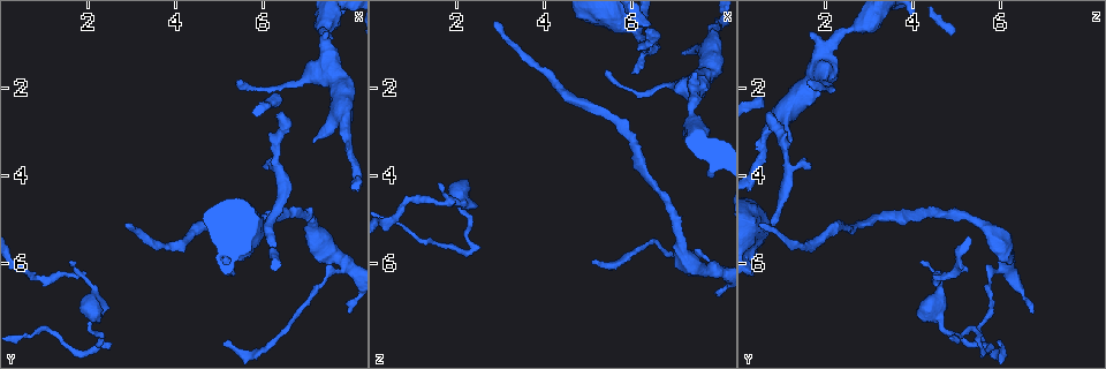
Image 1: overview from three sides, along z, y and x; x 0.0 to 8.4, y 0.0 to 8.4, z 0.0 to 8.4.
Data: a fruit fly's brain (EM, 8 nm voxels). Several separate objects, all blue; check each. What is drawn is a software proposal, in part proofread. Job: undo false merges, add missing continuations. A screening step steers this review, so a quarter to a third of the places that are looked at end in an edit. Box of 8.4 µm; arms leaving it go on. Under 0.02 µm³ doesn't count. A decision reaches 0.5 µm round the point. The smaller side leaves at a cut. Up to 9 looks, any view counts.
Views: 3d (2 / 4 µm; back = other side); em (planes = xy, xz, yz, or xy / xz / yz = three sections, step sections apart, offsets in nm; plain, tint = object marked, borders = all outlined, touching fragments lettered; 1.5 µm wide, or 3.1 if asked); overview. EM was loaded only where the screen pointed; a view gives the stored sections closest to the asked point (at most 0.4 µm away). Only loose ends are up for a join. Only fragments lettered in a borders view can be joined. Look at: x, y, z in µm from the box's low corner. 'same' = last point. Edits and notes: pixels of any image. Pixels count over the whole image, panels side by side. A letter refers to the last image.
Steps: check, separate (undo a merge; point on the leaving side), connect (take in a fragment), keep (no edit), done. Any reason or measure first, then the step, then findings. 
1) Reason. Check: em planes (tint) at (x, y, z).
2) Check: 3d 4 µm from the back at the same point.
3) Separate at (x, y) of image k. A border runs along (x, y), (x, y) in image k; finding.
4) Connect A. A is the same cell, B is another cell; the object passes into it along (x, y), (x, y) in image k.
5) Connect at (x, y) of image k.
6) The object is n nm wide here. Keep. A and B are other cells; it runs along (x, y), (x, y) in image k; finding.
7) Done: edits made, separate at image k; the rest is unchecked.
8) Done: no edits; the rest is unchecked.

Thick end. Check: 3d 4 µm at (7.45, 0.80, 1.60).

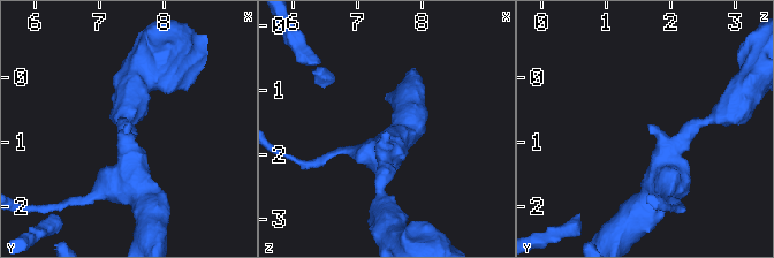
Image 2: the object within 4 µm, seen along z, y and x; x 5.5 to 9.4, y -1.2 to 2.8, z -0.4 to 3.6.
Need the tissue. Check: em planes (borders) at (7.45, 0.75, 1.65).

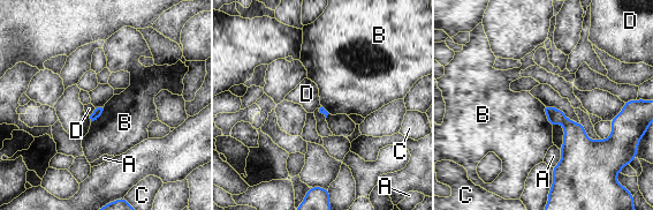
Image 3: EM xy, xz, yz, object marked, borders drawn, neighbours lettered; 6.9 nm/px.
Keep. A, B, C and D are other cells; a border runs along (543, 105), (543, 111), (552, 127) in image 3; no lettered fragment goes on from it.

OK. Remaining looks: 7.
Sudden change in width. Check: 3d 4 µm at (6.10, 5.20, 0.75).

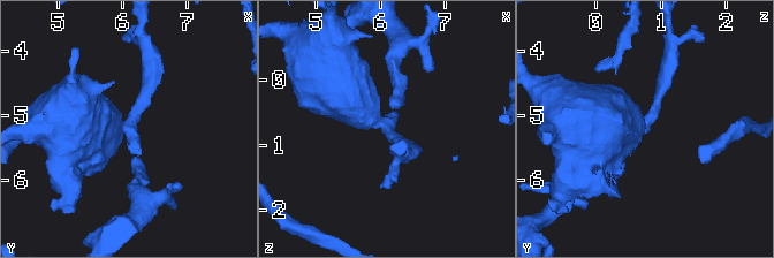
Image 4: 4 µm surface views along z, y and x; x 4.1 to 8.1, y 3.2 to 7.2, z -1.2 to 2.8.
The arms are 190, 900 nm wide. Check: em yz step 4 (tint) at (6.10, 5.25, 0.70).

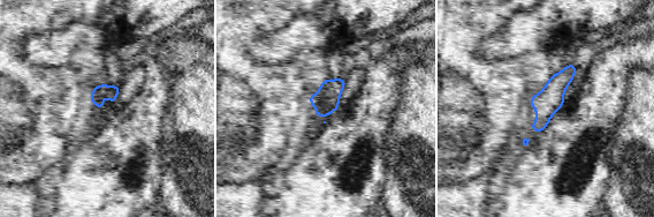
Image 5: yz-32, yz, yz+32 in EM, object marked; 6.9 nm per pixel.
Check: em yz step 4 (borders) at the same point.

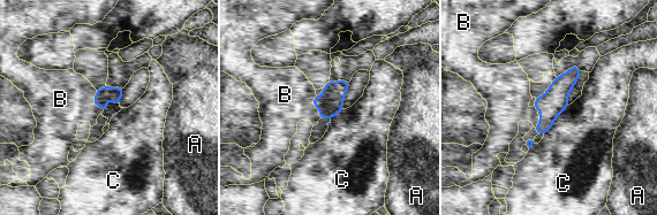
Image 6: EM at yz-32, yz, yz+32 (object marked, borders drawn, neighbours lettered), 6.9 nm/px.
The longest contact is with C, 260 nm. Separate at (115, 93) of image 6. A, B and C are other cells; two neurons meet here.

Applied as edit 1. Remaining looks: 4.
Check: overview.

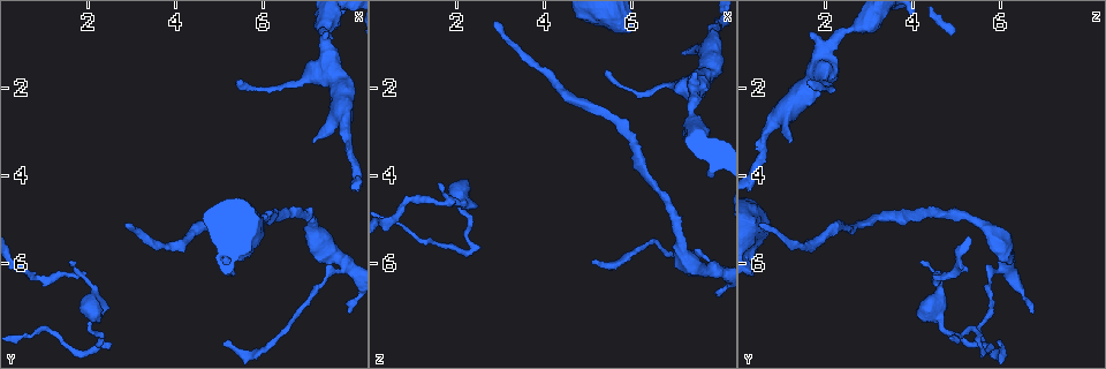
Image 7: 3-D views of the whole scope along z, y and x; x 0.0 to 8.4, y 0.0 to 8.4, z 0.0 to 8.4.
Check: em xy step 8 (tint) at (7.80, 6.00, 6.15).

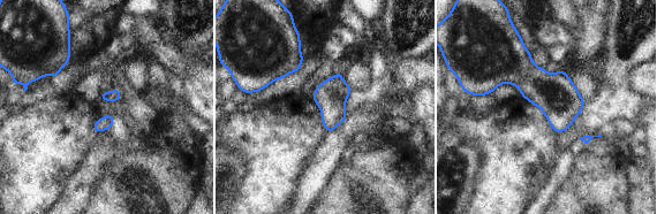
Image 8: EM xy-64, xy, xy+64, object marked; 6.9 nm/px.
Cut it another way. Check: em planes (borders) at the same point.

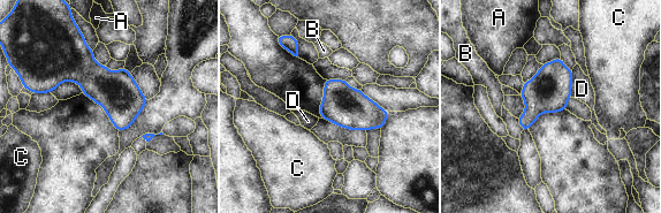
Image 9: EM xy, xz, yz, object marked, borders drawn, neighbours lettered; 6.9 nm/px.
Keep. A, B, C and D are other cells; a border runs along (572, 70), (570, 97) in image 9; continuous, no second neuron.

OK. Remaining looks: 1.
Done: edits made, separate at image 6; the rest is unchecked.

